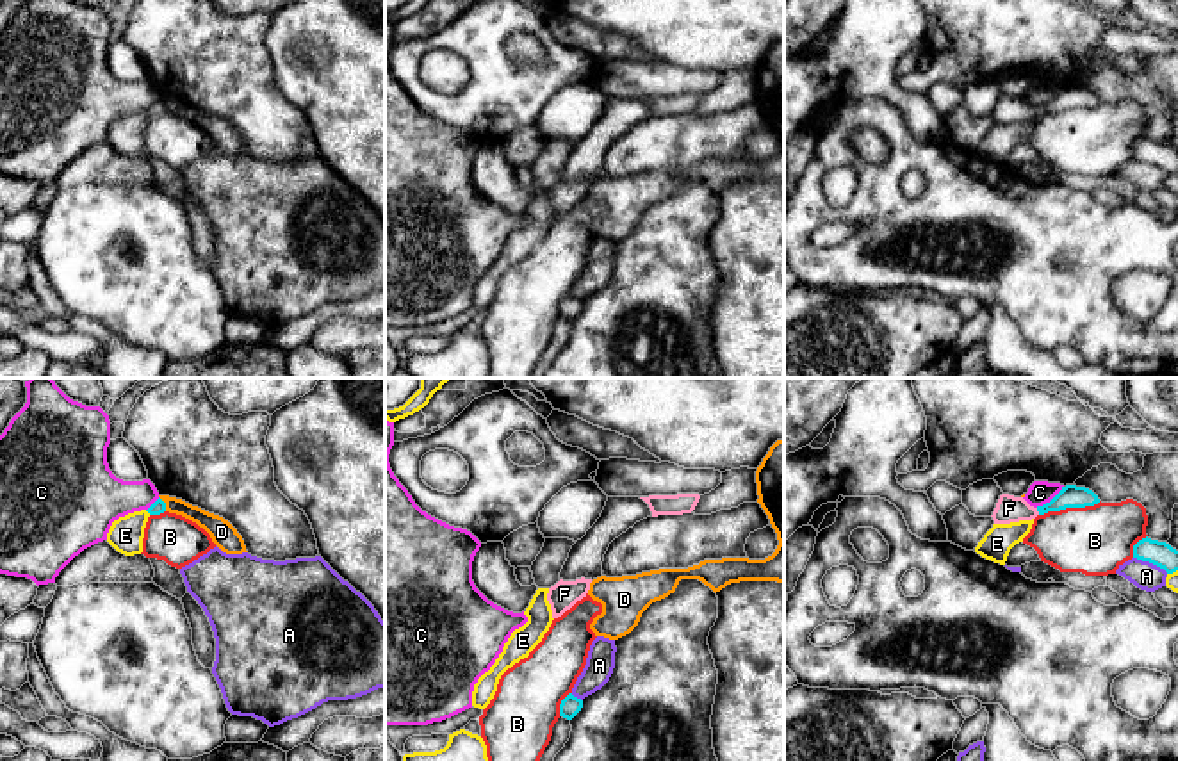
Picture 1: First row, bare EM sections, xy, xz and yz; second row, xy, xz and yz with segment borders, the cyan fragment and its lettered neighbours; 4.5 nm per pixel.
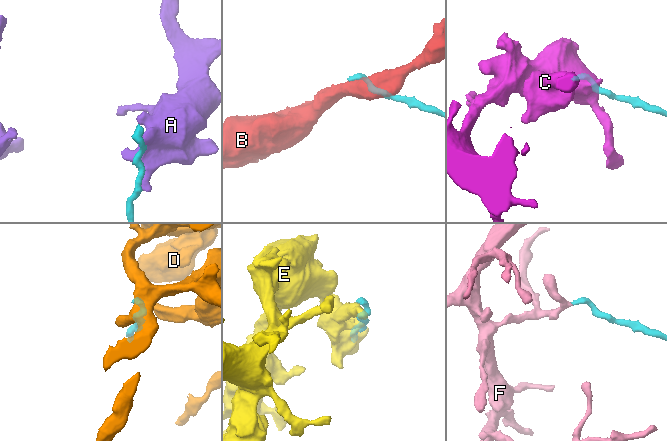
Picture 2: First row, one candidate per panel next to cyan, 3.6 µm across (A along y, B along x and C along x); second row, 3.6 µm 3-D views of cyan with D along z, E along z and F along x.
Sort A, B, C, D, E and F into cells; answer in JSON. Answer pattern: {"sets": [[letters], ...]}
{"sets": [["A"], ["B"], ["C"], ["D"], ["E"], ["F"]]}

